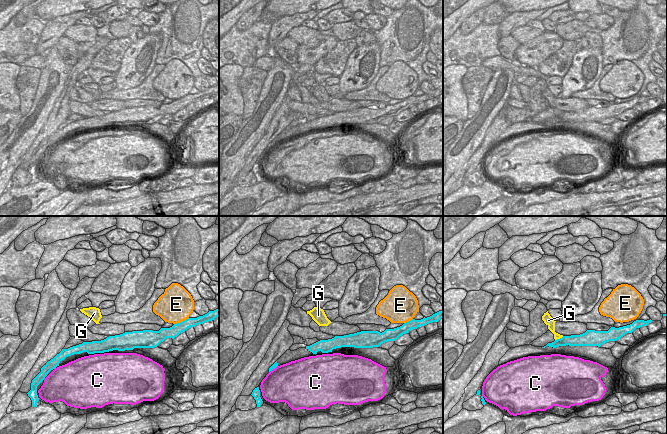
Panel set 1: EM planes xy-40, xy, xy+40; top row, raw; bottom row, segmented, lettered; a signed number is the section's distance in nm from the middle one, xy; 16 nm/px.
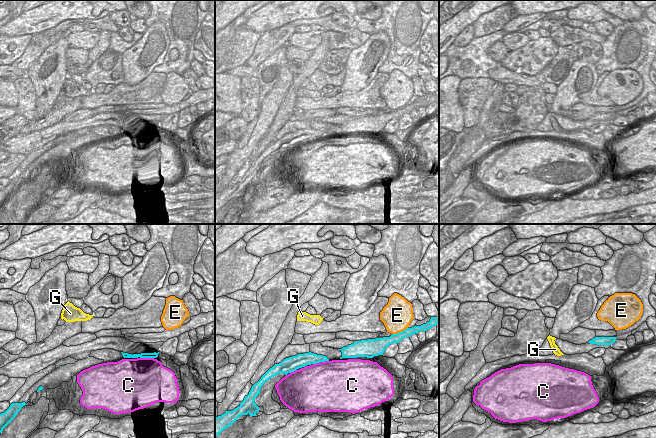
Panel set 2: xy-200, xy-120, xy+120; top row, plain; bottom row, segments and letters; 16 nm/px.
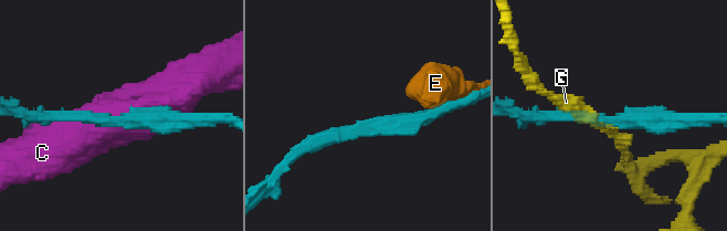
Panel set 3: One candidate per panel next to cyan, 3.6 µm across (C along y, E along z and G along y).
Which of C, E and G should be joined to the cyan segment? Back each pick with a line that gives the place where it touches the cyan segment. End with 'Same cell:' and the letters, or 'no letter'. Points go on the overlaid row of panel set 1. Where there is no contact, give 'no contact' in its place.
Same cell: no letter

